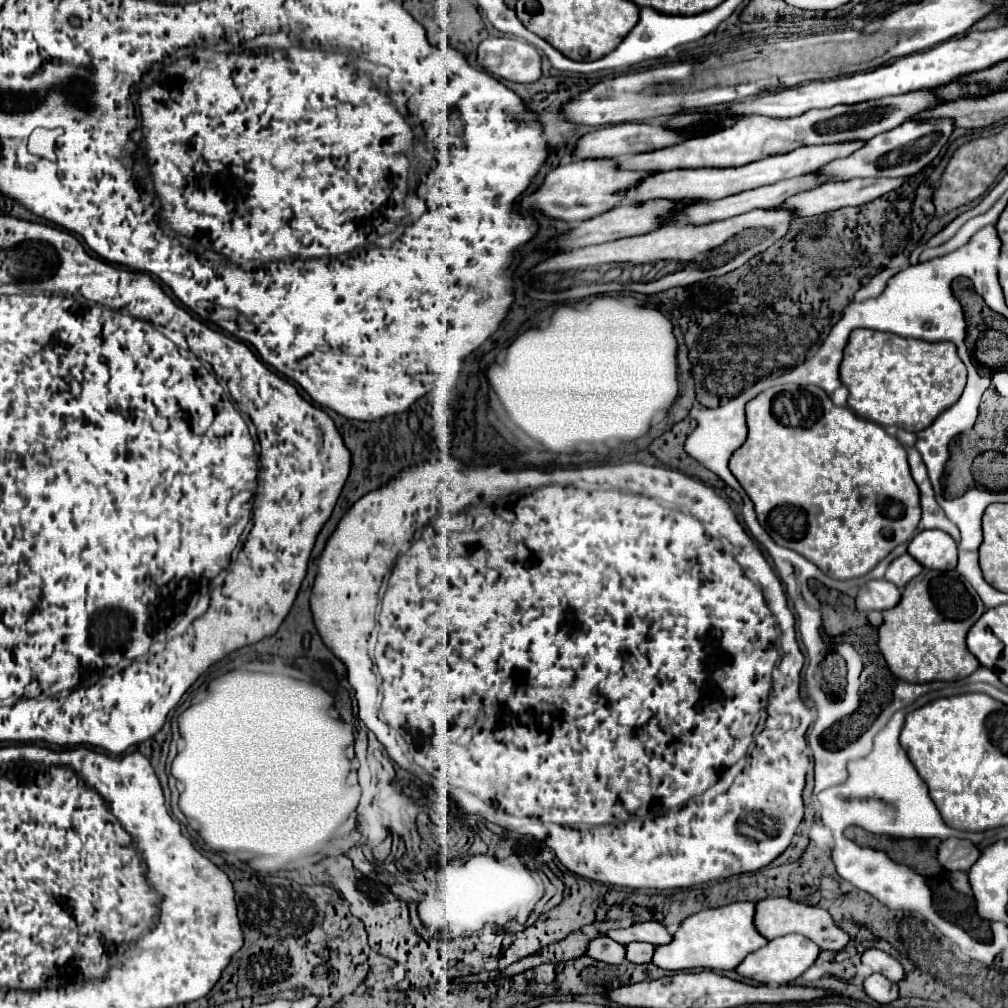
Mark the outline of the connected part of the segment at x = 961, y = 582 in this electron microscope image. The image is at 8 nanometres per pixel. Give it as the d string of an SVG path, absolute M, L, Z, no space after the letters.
M924 569L918 577L914 577L902 591L902 599L896 607L884 611L884 623L880 625L880 641L878 647L890 667L890 671L908 681L908 683L928 683L928 681L960 681L976 671L980 665L978 659L966 647L966 635L970 627L980 619L986 611L980 595L974 591L966 579L962 579L954 571L932 571Z

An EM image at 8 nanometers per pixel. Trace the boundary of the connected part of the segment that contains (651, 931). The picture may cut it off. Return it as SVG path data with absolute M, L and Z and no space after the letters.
M638 923L638 925L632 925L628 929L610 931L608 935L622 945L634 943L634 941L646 941L646 943L652 943L654 947L658 947L658 945L670 943L670 939L672 939L672 935L660 923Z

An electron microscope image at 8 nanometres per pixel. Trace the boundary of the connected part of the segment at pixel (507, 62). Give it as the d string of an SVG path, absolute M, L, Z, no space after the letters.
M488 37L480 43L476 61L484 71L506 81L534 83L542 75L540 53L520 39Z

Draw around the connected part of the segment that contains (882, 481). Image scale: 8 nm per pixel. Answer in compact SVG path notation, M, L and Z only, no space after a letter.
M778 385L762 391L746 405L748 439L730 459L732 475L752 499L758 521L774 543L800 553L838 581L864 577L894 547L908 541L920 521L920 493L910 475L906 451L892 437L898 431L896 425L880 427L856 417L848 409L848 395L845 386L833 393L832 401L814 385Z

